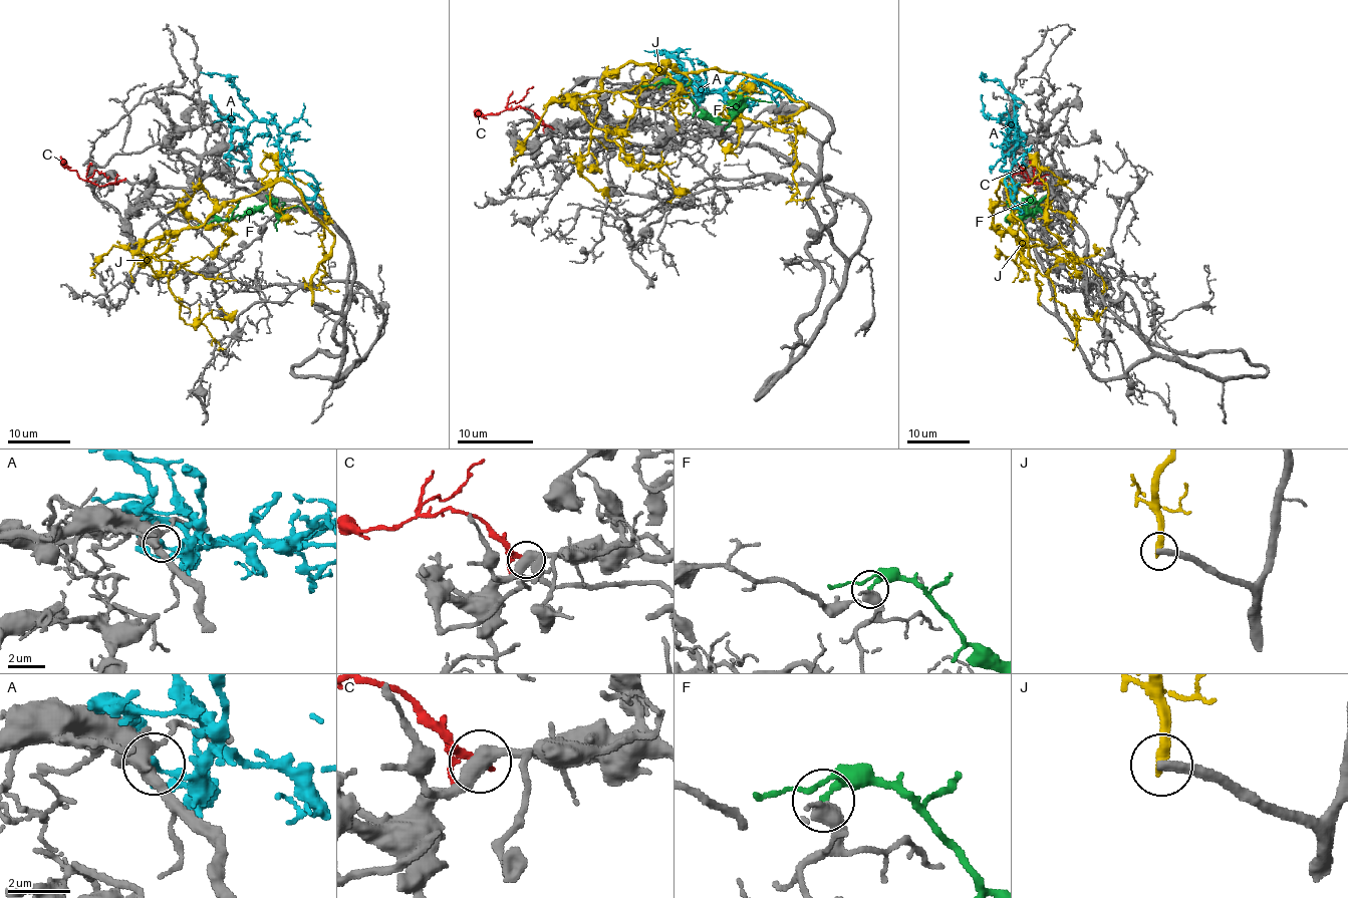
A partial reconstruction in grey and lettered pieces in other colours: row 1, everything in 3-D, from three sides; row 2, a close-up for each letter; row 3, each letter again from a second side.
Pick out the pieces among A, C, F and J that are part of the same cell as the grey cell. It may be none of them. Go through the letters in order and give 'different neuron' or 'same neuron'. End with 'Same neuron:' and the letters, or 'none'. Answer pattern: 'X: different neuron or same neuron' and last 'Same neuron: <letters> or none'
A: different neuron
C: different neuron
F: same neuron
J: different neuron
Same neuron: F

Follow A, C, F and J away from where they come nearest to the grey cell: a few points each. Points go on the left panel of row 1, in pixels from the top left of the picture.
A: (236, 150), (253, 121), (273, 122), (281, 165), (307, 198), (317, 193), (317, 182), (311, 176), (280, 170)
C: (122, 181), (94, 185), (71, 171), (60, 156)
F: (211, 215), (227, 219), (244, 216), (269, 202), (284, 209), (300, 207), (304, 212)
J: (312, 303), (334, 235), (276, 181), (140, 249), (187, 323), (225, 319), (219, 309)

